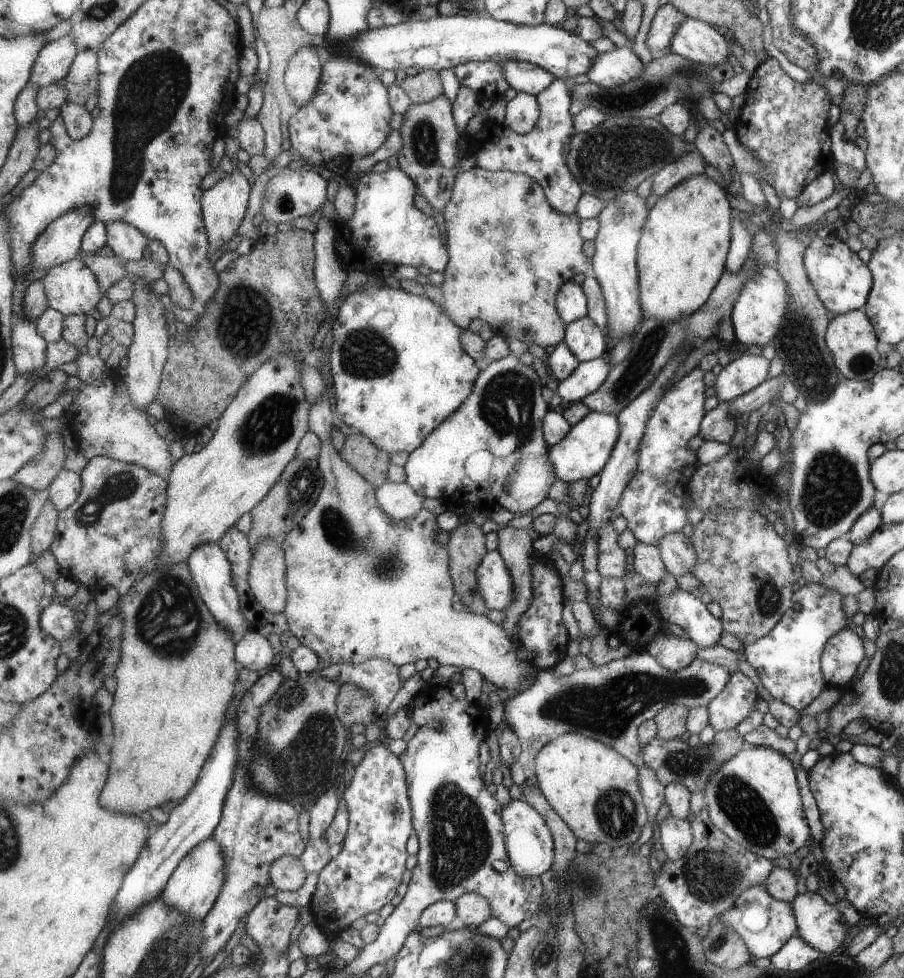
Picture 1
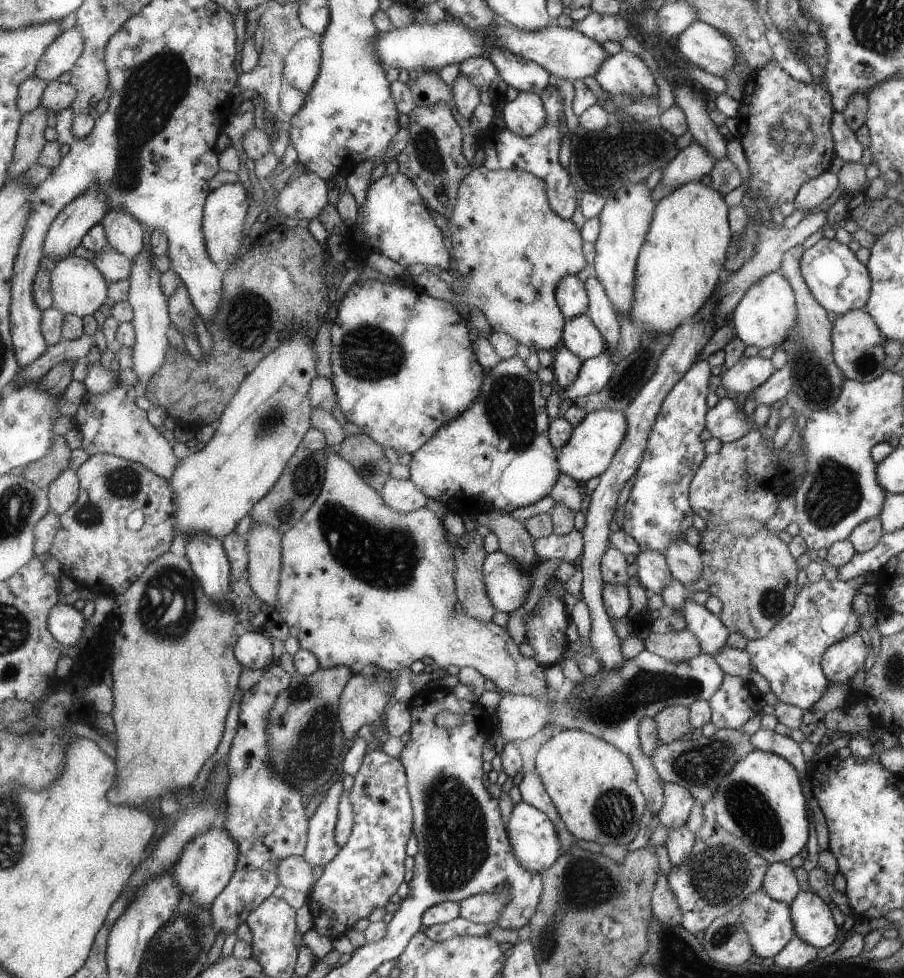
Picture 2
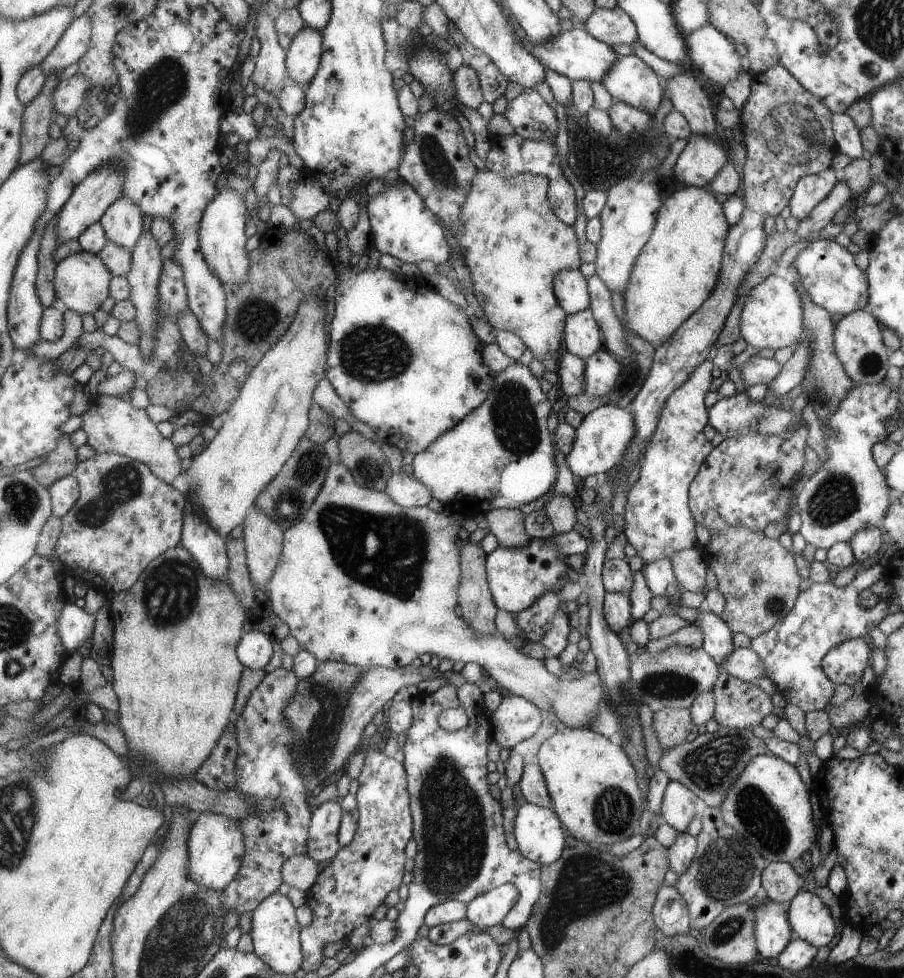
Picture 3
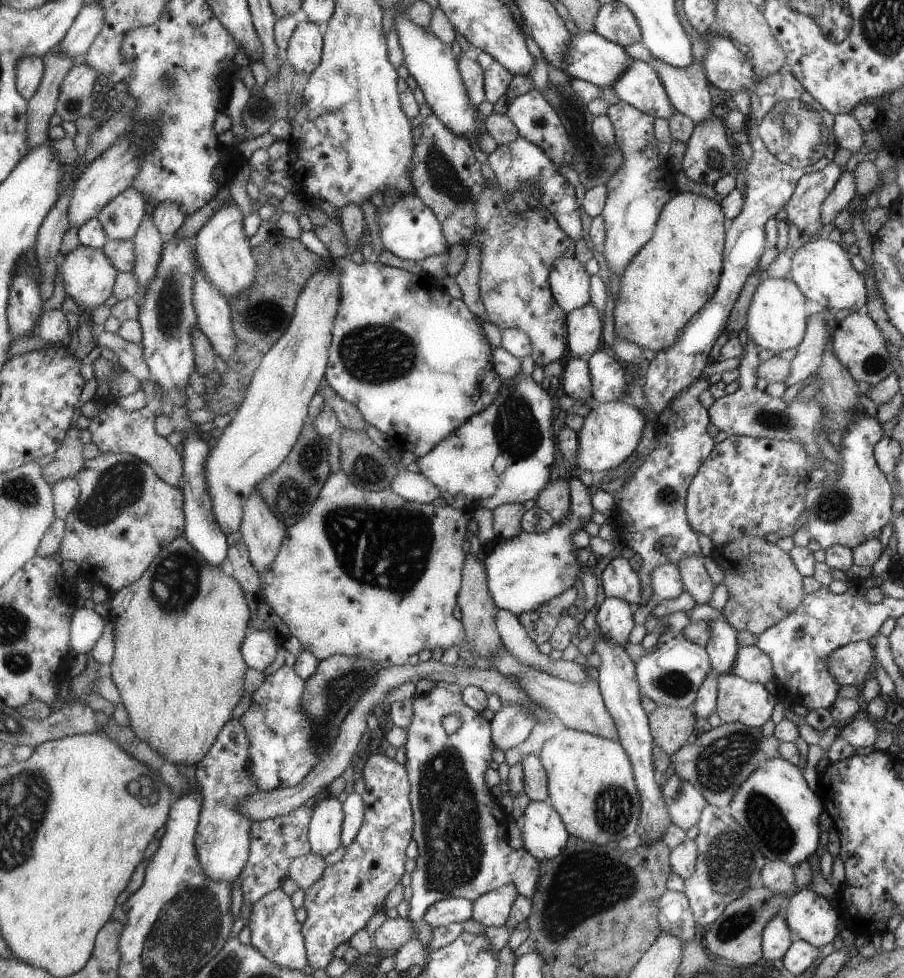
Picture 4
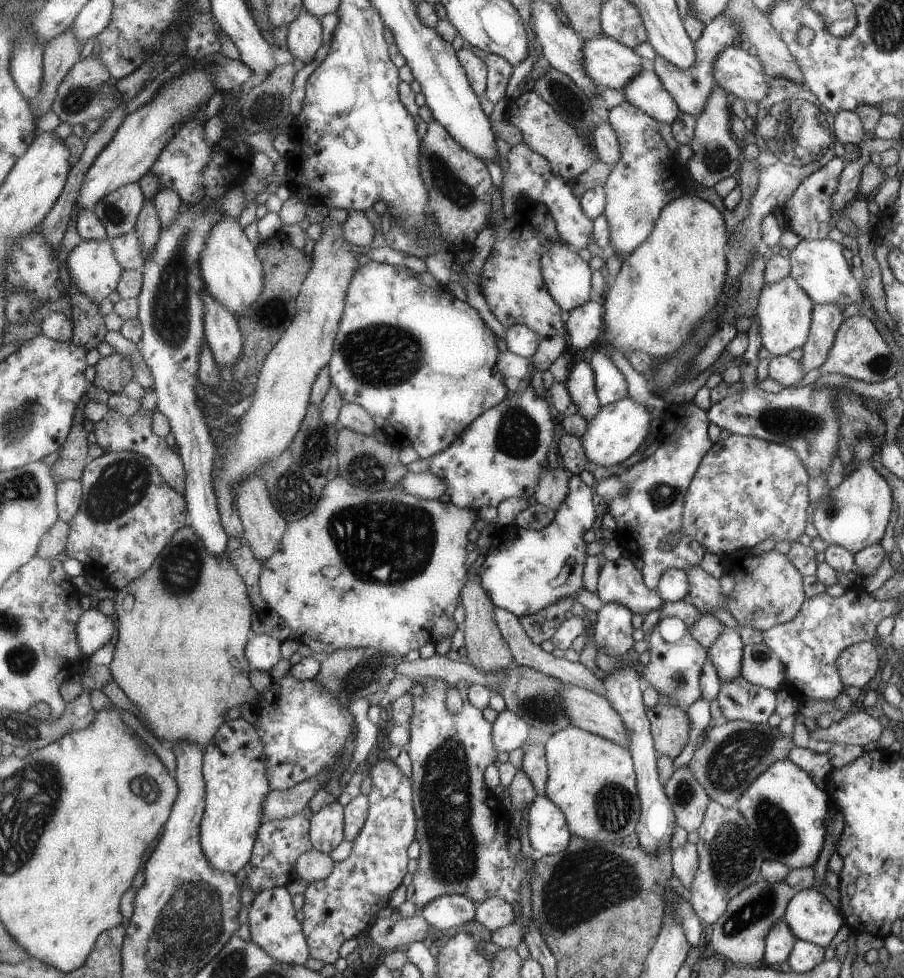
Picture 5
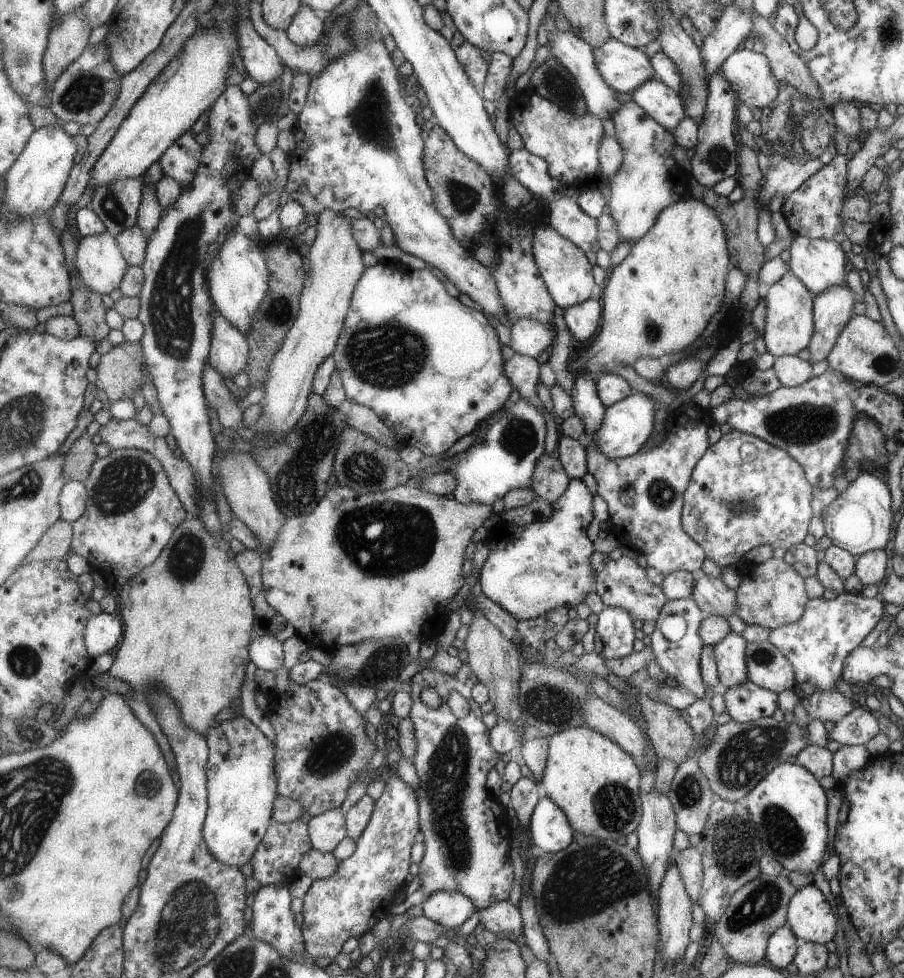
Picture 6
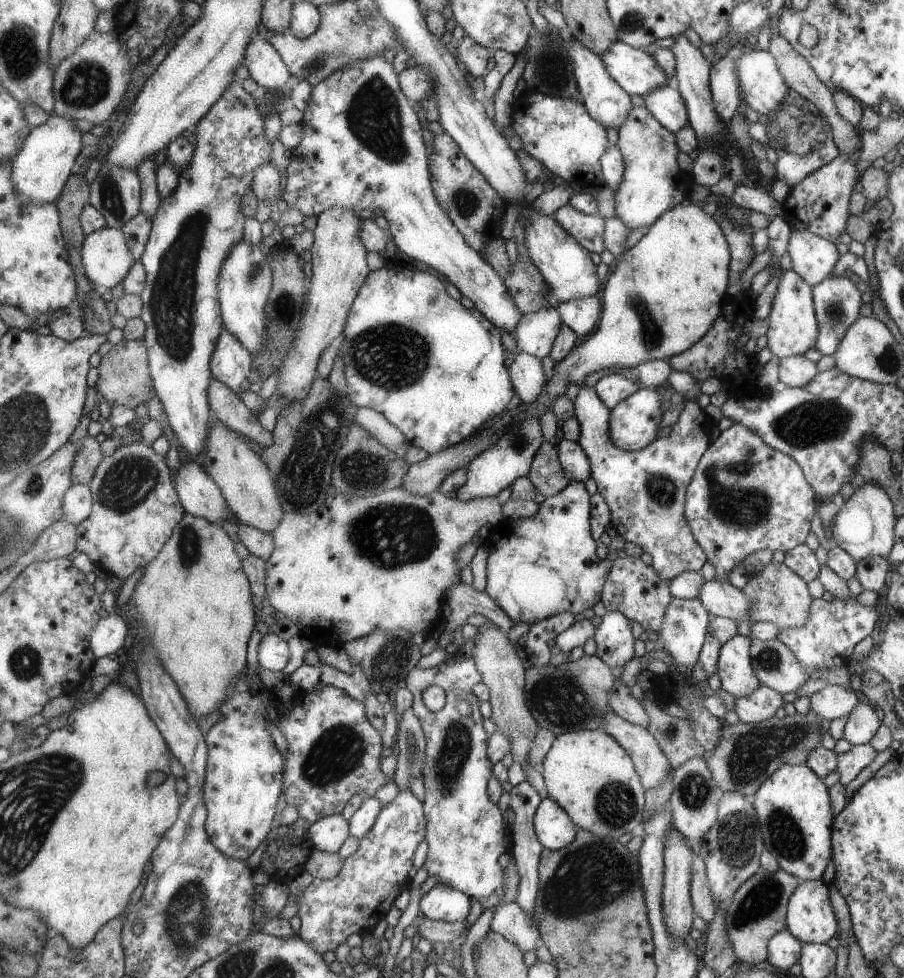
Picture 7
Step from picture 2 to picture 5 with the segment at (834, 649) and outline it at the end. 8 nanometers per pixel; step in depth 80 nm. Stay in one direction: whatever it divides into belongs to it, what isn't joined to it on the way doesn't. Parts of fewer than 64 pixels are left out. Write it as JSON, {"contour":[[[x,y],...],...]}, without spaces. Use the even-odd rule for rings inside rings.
{"contour":[[[862,641],[842,651],[836,667],[843,688],[854,686],[862,689],[863,684],[867,684],[879,670],[879,654],[869,641]]]}

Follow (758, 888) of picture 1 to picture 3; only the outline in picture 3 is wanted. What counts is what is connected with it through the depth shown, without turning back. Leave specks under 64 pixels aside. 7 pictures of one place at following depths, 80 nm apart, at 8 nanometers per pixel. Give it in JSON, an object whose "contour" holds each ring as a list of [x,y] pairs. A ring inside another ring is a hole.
{"contour":[[[759,901],[754,910],[754,937],[757,943],[759,959],[766,962],[777,957],[791,941],[790,923],[776,902]]]}

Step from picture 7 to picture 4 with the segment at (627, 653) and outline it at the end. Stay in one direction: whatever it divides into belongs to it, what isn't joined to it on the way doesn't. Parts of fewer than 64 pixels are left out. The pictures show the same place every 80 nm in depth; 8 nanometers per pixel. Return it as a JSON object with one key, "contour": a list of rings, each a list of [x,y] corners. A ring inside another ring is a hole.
{"contour":[[[605,597],[596,607],[598,632],[612,645],[623,647],[633,628],[634,607],[617,597]]]}

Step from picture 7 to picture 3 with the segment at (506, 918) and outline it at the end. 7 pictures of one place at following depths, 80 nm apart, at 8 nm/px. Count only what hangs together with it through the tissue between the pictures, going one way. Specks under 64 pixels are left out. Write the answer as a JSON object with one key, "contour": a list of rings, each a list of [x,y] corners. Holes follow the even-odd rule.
{"contour":[[[511,883],[499,885],[466,903],[466,919],[480,928],[499,924],[517,897],[517,889]]]}

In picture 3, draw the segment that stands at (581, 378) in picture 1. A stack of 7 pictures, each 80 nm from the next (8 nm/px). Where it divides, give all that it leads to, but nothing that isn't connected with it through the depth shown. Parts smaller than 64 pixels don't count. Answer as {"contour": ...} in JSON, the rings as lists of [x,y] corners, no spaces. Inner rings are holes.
{"contour":[[[605,348],[587,357],[584,362],[586,370],[582,392],[587,397],[606,397],[617,385],[619,373],[622,372],[621,363]]]}

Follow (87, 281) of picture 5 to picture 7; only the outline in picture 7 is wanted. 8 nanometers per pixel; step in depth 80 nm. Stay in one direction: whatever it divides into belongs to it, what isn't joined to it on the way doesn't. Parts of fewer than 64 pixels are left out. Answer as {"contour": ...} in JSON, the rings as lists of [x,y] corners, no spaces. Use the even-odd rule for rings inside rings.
{"contour":[[[109,226],[86,235],[81,256],[86,275],[100,290],[123,283],[136,263],[123,229]]]}

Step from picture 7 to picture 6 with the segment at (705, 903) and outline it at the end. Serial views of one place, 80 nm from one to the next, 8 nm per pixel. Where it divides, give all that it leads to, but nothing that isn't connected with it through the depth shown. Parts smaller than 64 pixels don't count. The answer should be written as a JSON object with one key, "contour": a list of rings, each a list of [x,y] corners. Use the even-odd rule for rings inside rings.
{"contour":[[[693,846],[675,853],[675,866],[679,870],[679,876],[683,879],[686,894],[692,902],[699,900],[702,882],[702,856]]]}

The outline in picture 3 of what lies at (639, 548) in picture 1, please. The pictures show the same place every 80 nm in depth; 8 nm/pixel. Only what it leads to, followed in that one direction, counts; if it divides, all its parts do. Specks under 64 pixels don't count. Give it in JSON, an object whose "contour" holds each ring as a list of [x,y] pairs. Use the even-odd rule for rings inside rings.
{"contour":[[[668,558],[643,564],[641,570],[646,586],[653,595],[659,594],[669,599],[672,594],[682,590],[673,574]]]}

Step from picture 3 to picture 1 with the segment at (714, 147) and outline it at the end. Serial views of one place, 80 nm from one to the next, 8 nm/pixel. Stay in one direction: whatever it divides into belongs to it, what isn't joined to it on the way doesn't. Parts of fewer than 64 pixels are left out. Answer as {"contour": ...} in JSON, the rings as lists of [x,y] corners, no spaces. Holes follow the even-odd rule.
{"contour":[[[696,150],[687,151],[672,163],[666,164],[652,177],[651,193],[661,196],[689,176],[700,175],[704,172],[706,162]]]}

